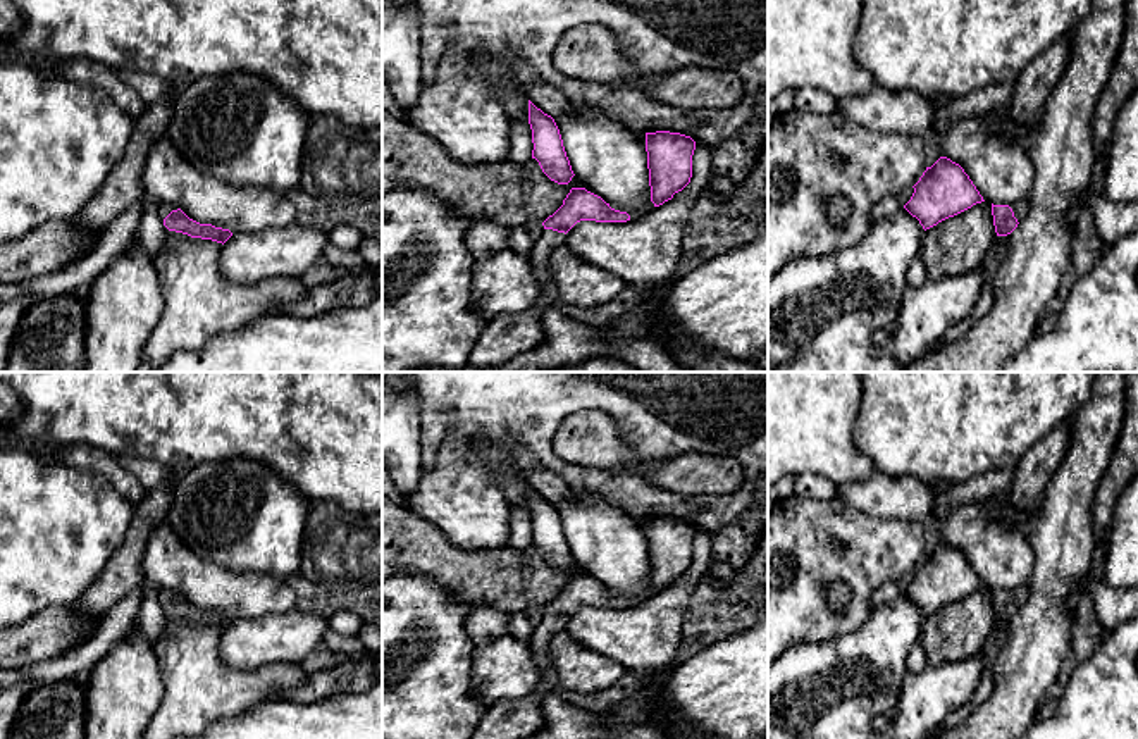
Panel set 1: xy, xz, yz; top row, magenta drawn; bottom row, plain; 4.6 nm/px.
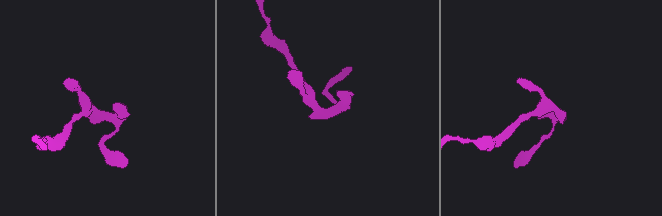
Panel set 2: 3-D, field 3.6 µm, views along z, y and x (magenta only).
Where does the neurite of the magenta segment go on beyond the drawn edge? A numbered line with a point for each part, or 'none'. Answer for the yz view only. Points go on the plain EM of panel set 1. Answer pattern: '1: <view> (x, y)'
1: yz (1020, 595)

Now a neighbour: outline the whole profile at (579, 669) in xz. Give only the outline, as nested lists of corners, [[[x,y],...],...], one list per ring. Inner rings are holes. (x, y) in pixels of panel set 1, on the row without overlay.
[[[566,630],[554,634],[549,646],[549,658],[558,686],[578,694],[601,692],[627,672],[622,663],[584,646]]]

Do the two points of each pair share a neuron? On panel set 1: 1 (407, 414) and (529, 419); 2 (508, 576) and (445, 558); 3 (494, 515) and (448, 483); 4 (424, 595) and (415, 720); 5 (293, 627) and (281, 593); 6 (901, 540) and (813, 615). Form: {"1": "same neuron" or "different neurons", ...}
{"1": "different neurons", "2": "same neuron", "3": "same neuron", "4": "same neuron", "5": "different neurons", "6": "same neuron"}

